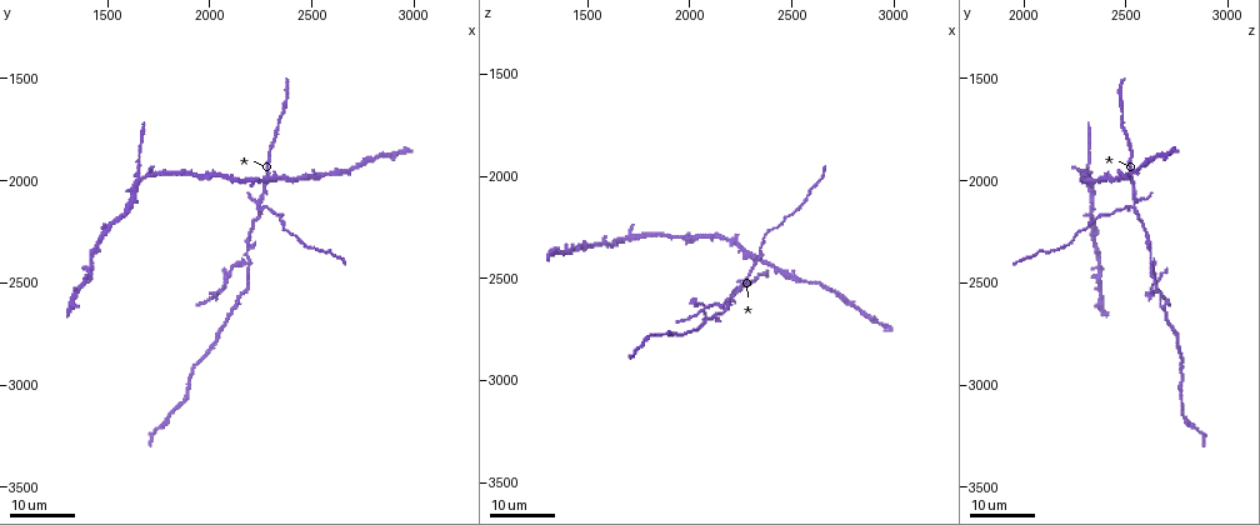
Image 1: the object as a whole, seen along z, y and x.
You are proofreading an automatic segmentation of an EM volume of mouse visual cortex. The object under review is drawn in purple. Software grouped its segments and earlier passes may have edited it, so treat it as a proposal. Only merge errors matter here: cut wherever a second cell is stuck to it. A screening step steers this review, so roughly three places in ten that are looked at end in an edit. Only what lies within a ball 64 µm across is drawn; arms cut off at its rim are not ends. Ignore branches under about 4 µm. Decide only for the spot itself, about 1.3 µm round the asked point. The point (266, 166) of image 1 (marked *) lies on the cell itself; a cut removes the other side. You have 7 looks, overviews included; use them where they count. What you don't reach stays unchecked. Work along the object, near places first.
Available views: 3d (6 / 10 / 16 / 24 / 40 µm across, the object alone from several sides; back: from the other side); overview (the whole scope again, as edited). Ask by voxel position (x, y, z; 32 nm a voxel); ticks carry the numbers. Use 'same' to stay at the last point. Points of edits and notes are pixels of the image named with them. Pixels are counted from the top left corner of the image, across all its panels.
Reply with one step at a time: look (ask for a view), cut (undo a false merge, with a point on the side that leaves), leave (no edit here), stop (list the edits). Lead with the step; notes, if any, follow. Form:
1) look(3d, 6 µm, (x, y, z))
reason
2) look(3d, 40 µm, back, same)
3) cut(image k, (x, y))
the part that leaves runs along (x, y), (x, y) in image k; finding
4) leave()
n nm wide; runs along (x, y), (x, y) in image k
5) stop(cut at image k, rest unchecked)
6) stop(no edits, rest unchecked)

look(3d, 24 µm, (2290, 1990, 2540))
thick turns thin

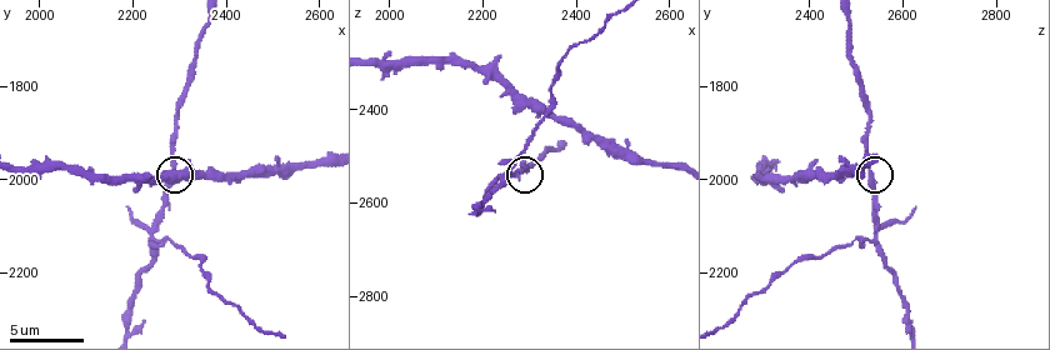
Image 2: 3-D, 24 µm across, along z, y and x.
look(3d, 6 µm, (2290, 1990, 2530))

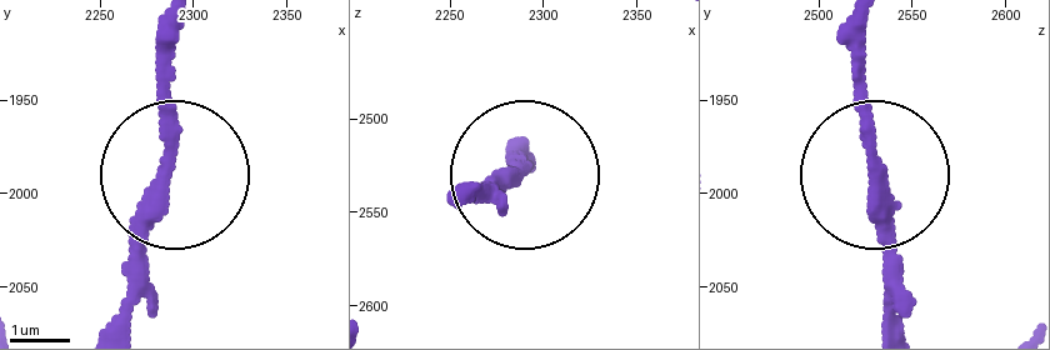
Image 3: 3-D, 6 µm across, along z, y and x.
leave()
one cell here

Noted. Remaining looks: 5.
look(3d, 16 µm, (2255, 2130, 2535))
arms part here

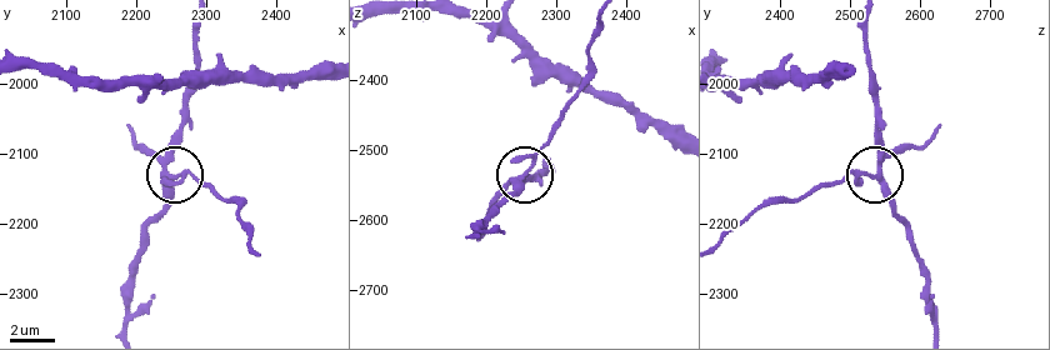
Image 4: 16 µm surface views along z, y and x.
cut(image 4, (146, 153))
3 arms; the part that leaves runs along (166, 173), (201, 181), (218, 196), (233, 200), (255, 250) in image 4; a second cell is stuck on

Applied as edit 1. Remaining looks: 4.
look(overview)
redraw

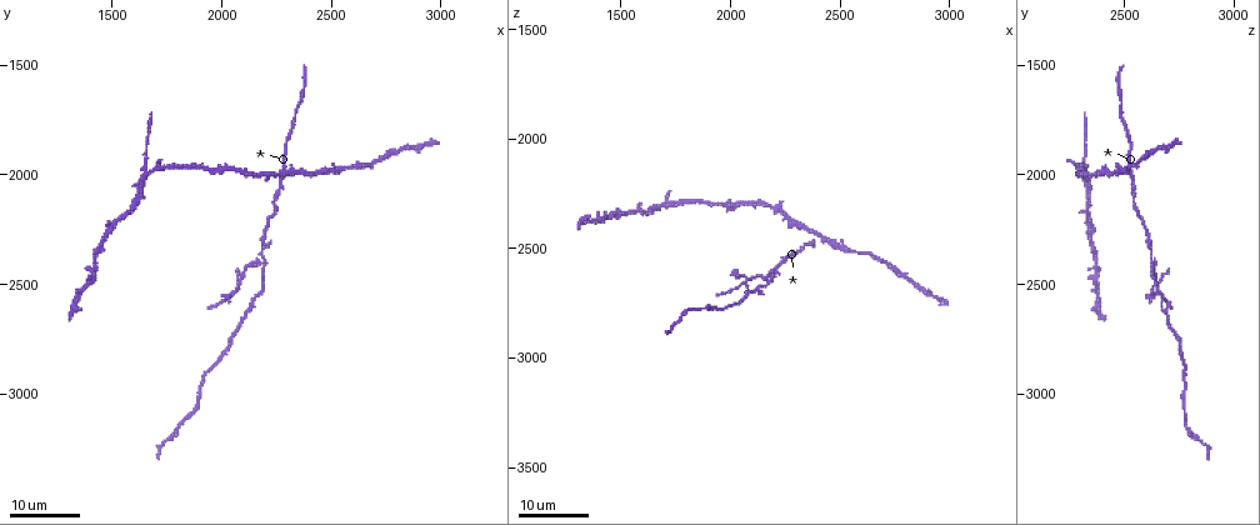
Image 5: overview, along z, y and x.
look(3d, 24 µm, (2330, 2000, 2390))
three-way junction

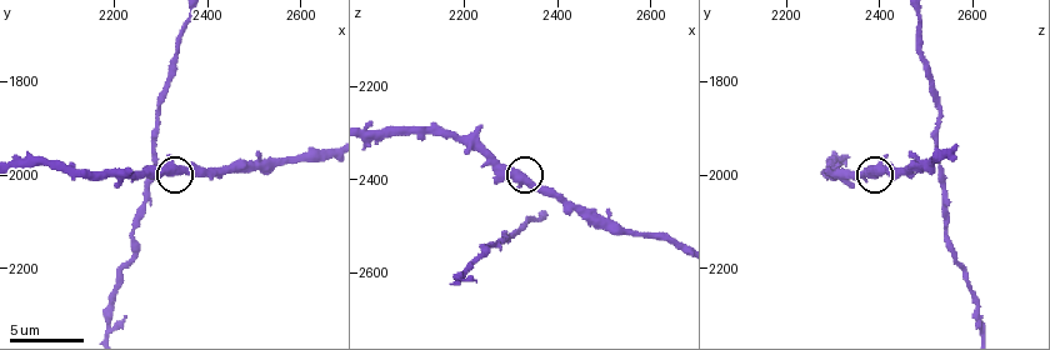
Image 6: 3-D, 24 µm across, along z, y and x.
look(3d, 10 µm, (2330, 1995, 2405))

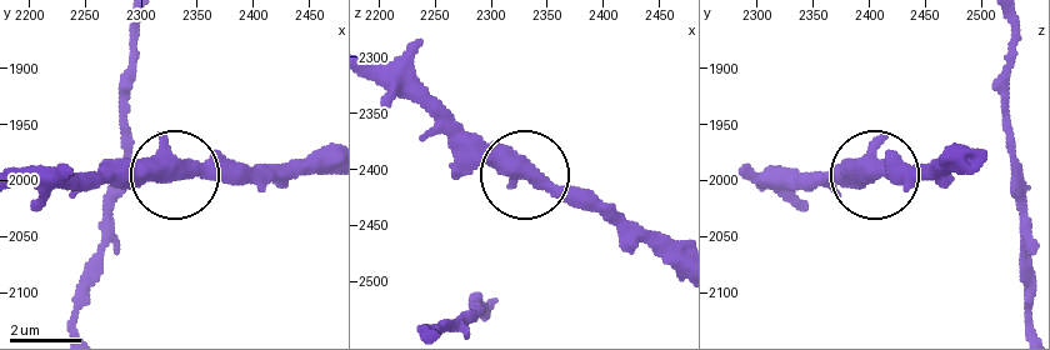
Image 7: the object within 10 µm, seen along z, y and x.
leave()
side arm 27 µm; 3 arms; one cell here

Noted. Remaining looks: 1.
stop(cut at image 4, rest unchecked)

